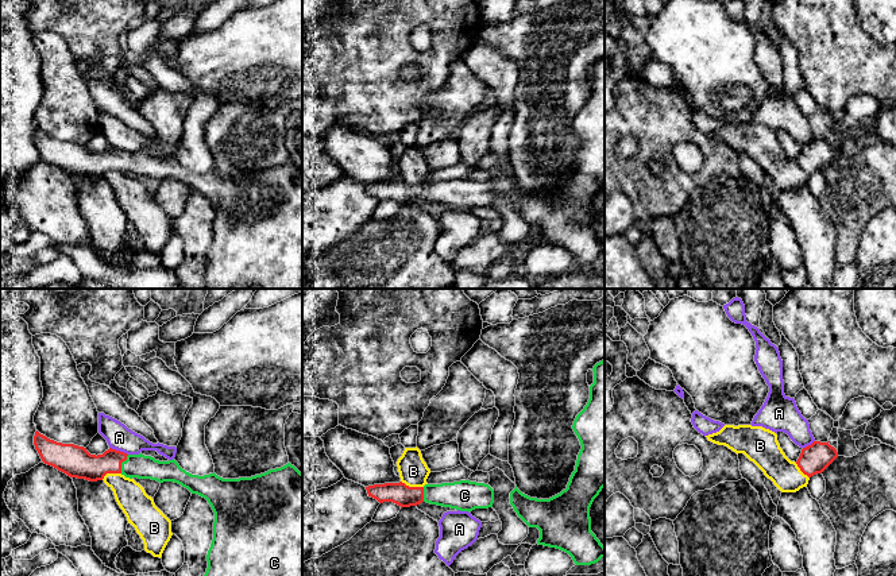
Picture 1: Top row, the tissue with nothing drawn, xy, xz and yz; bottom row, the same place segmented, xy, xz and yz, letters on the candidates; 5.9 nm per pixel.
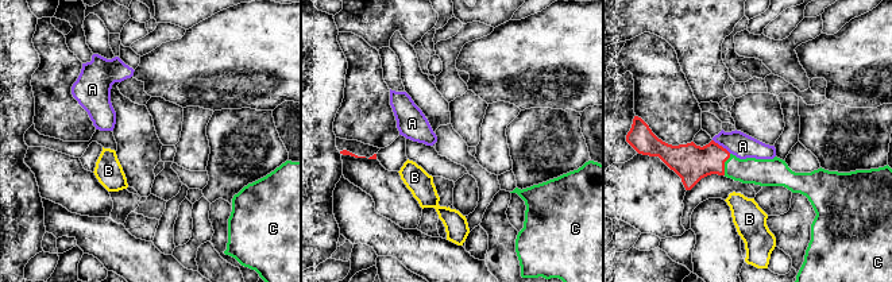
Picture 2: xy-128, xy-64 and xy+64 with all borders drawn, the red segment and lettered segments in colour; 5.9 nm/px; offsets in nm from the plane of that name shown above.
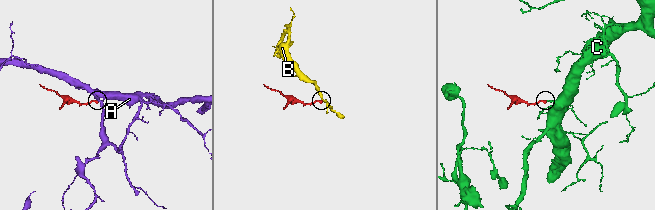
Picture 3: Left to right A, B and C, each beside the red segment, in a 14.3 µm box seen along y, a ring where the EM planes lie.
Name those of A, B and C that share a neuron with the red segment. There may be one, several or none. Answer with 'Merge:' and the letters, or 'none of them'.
Merge: C

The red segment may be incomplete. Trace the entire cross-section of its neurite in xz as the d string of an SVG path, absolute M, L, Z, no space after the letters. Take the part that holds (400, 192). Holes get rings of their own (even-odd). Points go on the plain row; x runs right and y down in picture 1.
M470 178L425 182L424 185L409 185L402 179L385 181L368 183L366 188L368 194L379 201L393 200L401 206L426 200L470 210L475 206L493 205L494 201L494 188L488 182Z

